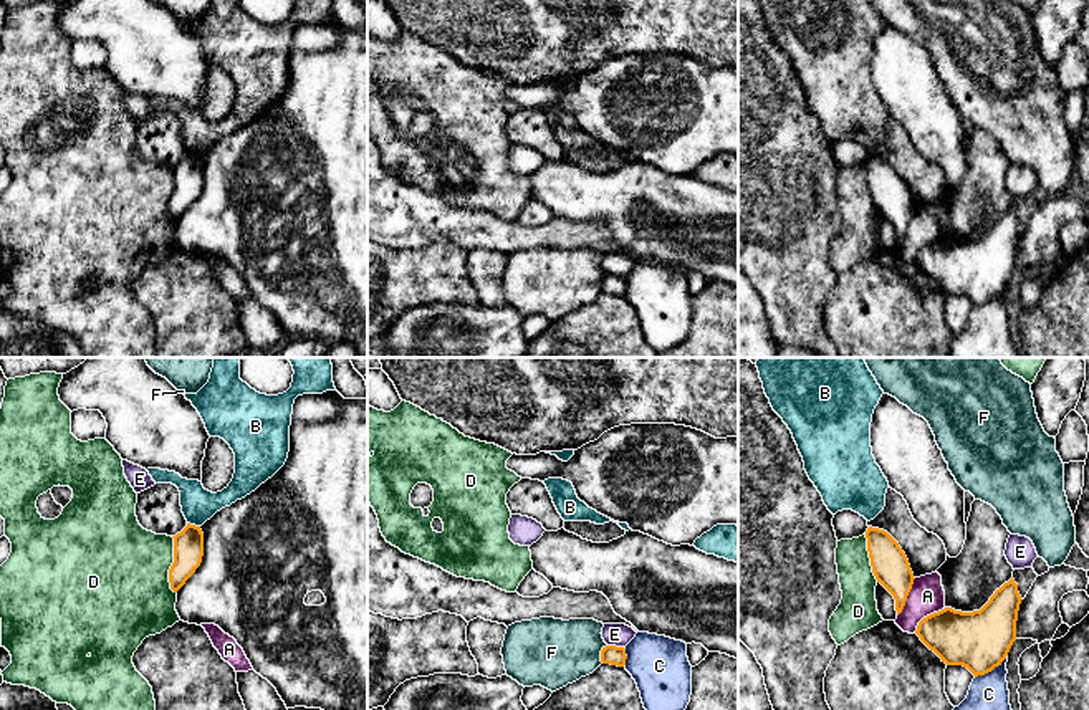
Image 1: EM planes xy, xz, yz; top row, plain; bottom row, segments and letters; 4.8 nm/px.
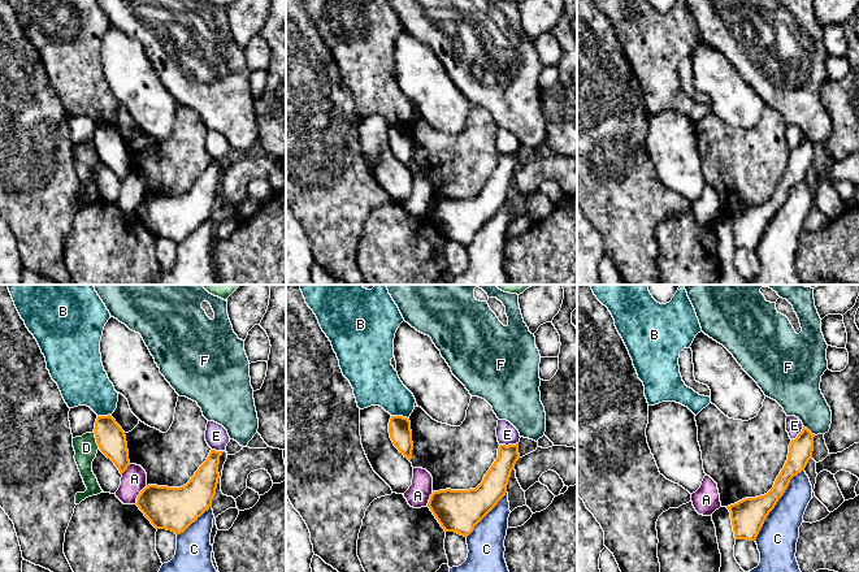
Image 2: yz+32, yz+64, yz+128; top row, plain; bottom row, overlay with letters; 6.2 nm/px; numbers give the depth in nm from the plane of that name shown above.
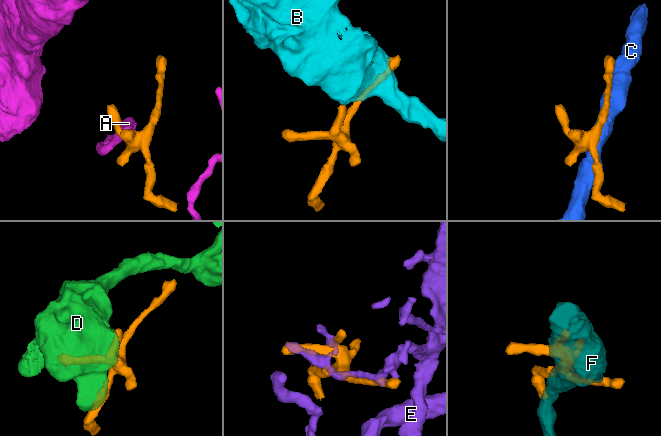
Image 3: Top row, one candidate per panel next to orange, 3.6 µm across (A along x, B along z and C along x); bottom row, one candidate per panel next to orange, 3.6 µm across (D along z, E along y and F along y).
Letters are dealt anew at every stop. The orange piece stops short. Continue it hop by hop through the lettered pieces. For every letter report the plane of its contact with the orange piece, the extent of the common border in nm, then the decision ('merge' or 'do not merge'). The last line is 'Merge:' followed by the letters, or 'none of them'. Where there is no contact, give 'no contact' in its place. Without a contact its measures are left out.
A: contact in yz; length 220 nm; do not merge
B: contact in xy; length 70 nm; do not merge
C: contact in yz; length 200 nm; do not merge
D: contact in xy; length 280 nm; do not merge
E: contact in xz; length 80 nm; do not merge
F: contact in xz; length 100 nm; do not merge
Merge: none of them

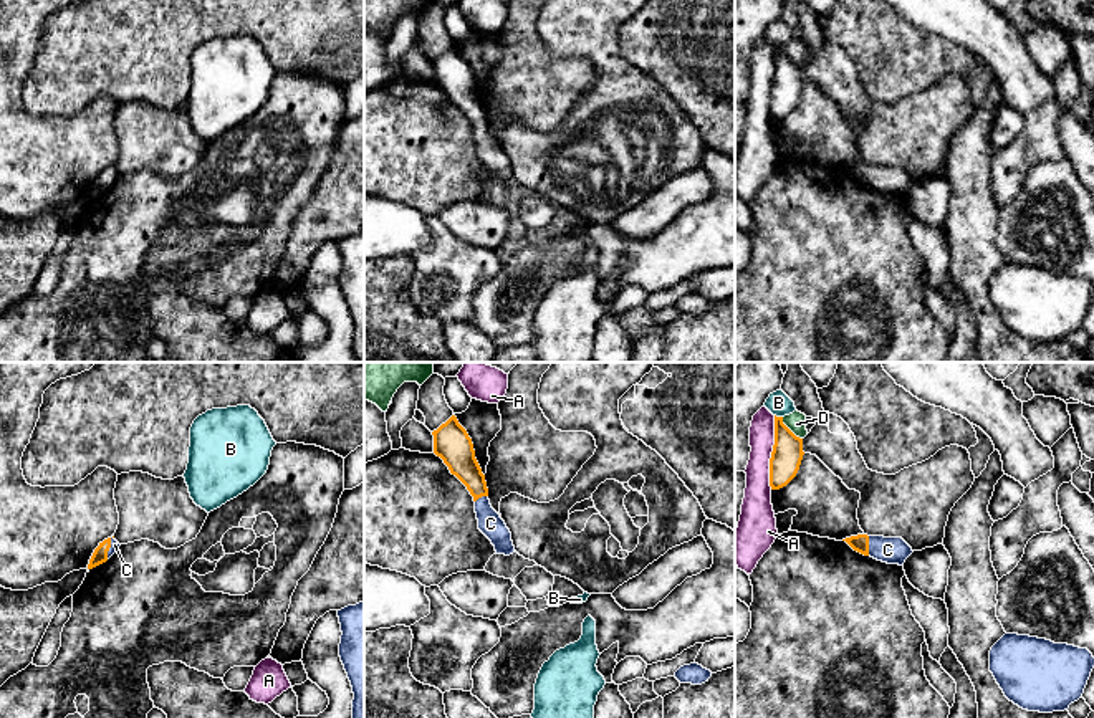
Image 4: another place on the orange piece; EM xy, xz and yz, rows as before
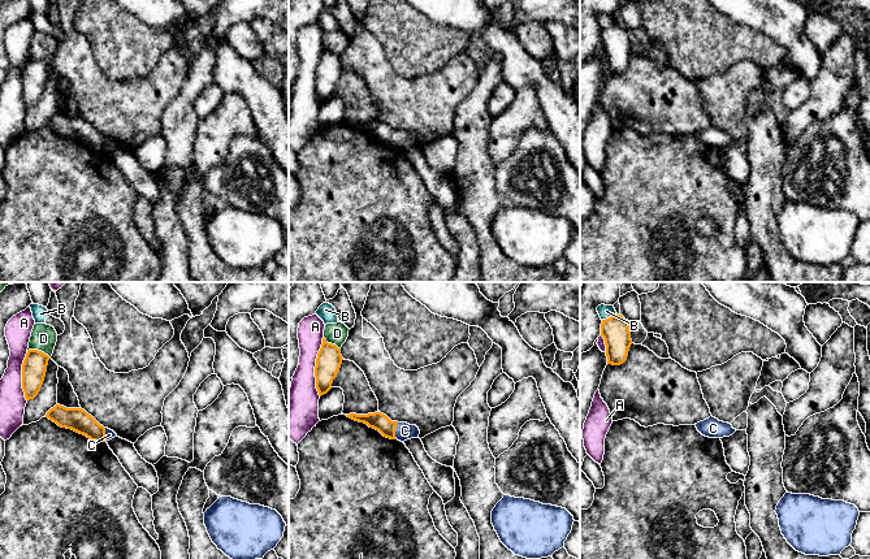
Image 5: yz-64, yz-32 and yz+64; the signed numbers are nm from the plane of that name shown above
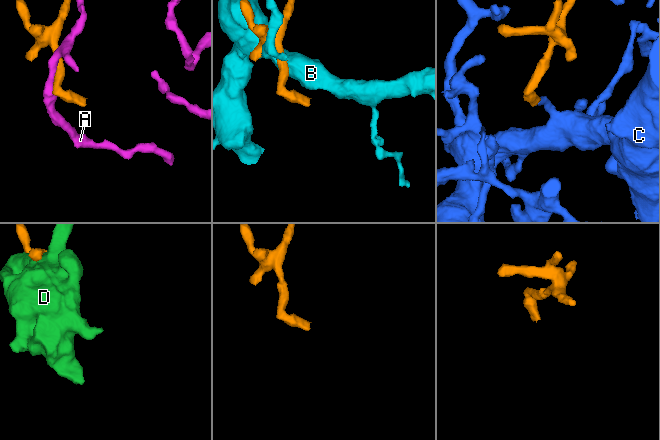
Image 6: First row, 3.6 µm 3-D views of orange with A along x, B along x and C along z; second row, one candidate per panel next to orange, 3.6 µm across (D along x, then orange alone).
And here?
A: contact in yz; length 360 nm; do not merge
B: contact in yz; length 40 nm; do not merge
C: contact in yz; length 100 nm; merge
D: contact in yz; length 150 nm; do not merge
Merge: C

